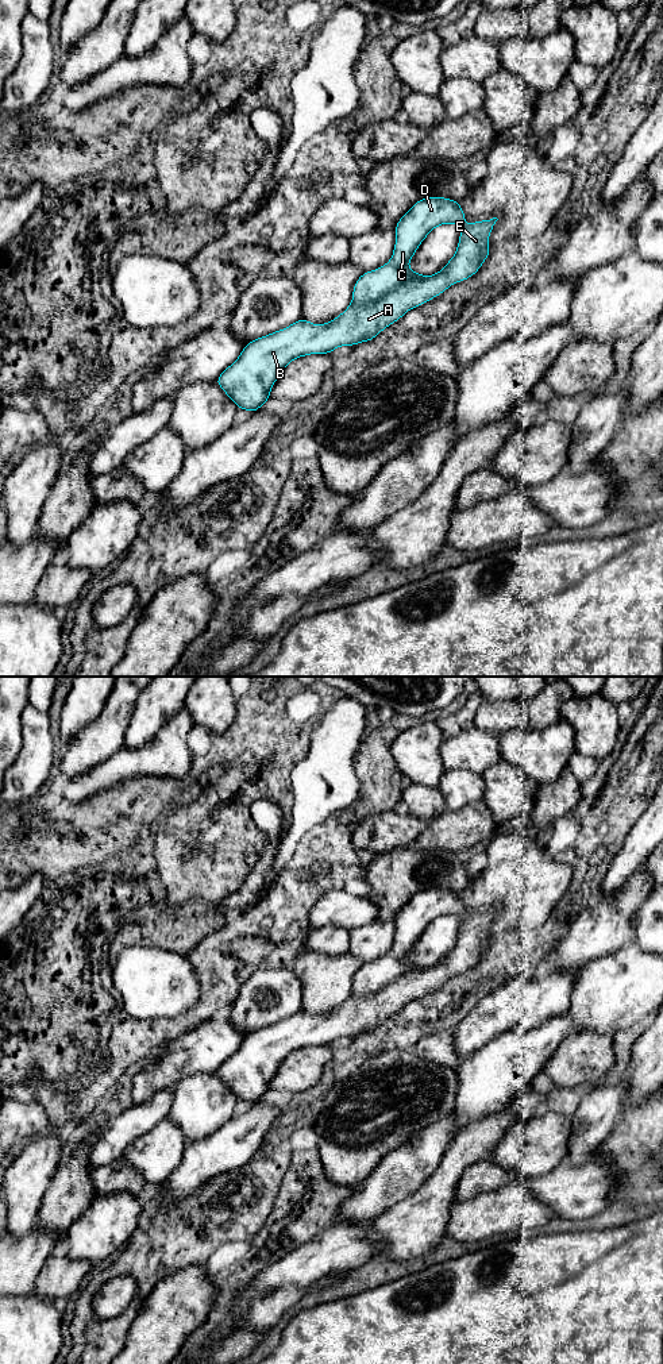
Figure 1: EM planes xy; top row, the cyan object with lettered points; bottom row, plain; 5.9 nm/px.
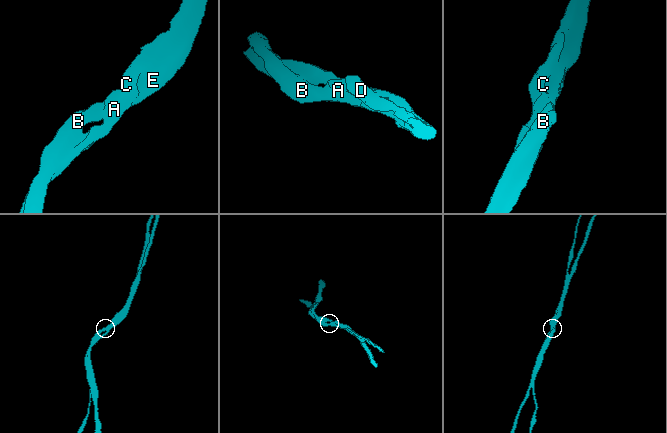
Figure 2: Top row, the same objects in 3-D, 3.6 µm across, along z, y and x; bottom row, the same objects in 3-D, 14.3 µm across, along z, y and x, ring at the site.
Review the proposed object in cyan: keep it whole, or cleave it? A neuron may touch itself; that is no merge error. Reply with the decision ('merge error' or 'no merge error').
merge error

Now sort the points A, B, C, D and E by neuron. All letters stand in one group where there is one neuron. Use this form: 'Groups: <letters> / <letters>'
Groups: A B E / C D

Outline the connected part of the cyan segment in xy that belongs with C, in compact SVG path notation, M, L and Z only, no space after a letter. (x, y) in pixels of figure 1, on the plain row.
M425 889L396 914L396 935L390 952L371 963L365 963L354 975L352 995L369 997L398 980L402 975L417 974L421 966L408 959L427 926L442 916L463 916L466 906L460 893L447 889Z

